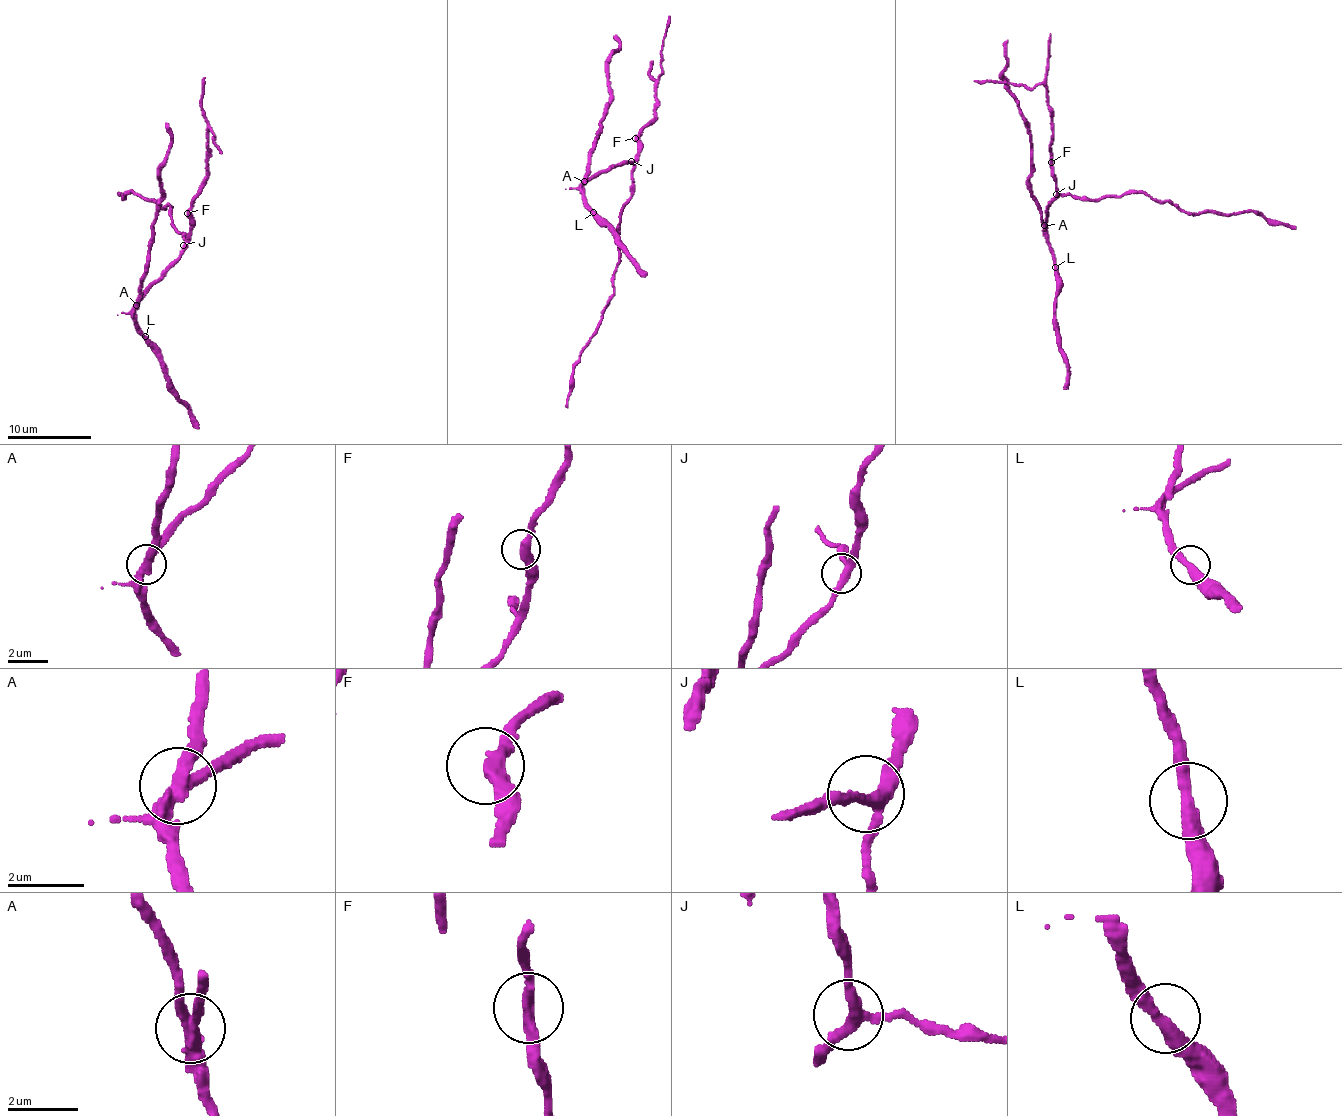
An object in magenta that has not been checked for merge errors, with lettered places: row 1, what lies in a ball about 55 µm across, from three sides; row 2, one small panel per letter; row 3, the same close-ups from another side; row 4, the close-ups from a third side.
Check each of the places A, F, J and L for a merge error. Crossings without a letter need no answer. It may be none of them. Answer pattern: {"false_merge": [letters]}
{"false_merge": ["A"]}

